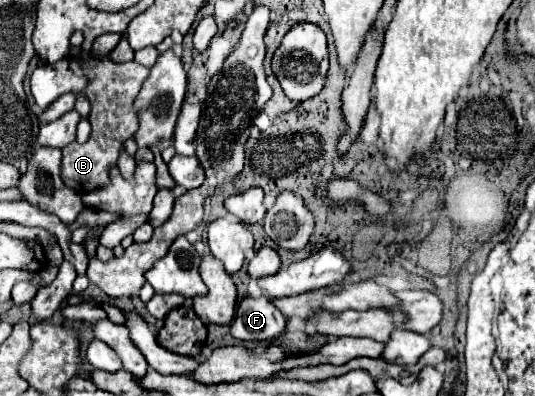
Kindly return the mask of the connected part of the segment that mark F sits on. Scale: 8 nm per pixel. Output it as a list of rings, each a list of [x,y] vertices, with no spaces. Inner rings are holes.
[[[244,298],[232,320],[232,336],[244,342],[268,342],[280,336],[286,328],[286,318],[270,304],[268,298]]]

